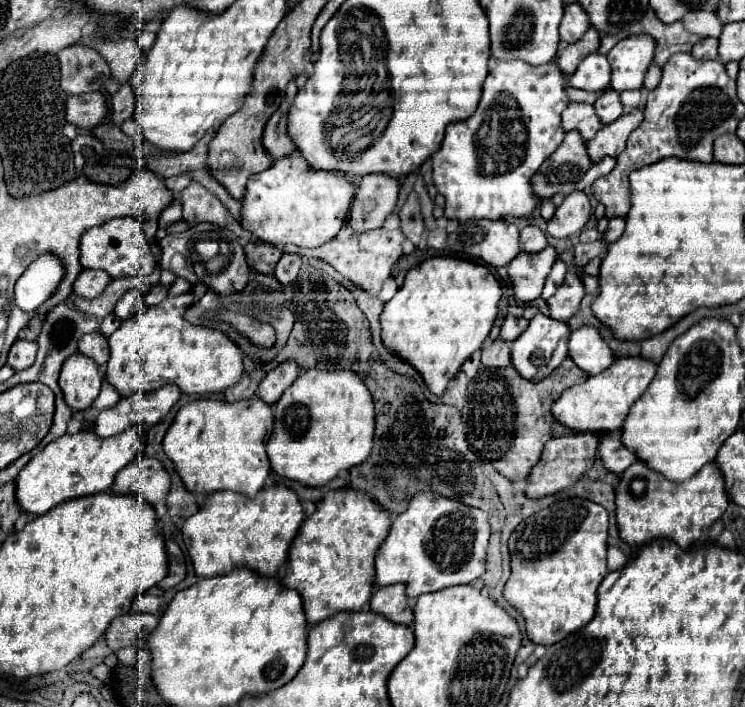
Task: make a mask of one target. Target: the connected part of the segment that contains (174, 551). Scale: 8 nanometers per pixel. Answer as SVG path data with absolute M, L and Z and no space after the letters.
M166 540L166 556L168 556L168 574L162 582L158 582L158 586L162 590L168 590L172 586L176 586L184 576L186 576L186 566L184 566L184 554L178 548L176 542Z

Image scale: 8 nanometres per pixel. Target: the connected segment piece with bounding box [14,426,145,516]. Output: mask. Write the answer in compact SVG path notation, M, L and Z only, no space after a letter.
M130 426L128 430L104 440L98 438L94 432L78 432L64 434L58 440L50 442L20 470L14 482L16 502L20 510L26 514L42 516L66 500L106 492L112 486L116 472L122 470L128 462L132 462L134 456L144 450L142 430L142 426Z

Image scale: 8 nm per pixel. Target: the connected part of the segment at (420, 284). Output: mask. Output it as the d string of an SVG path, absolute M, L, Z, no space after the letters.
M450 256L428 258L406 274L402 288L394 294L390 302L386 302L384 312L380 316L382 342L400 360L412 364L420 372L426 388L432 394L442 396L442 392L446 390L446 384L460 372L462 364L476 350L482 348L482 342L486 340L496 320L500 298L502 298L502 288L486 266L468 262L468 260L450 258Z

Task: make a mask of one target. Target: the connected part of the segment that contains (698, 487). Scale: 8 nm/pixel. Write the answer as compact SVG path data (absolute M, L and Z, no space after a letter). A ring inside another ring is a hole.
M634 462L620 476L620 482L616 486L616 522L622 542L628 546L642 546L656 538L668 538L686 550L694 546L700 540L702 532L724 514L726 506L728 496L714 462L704 466L698 474L682 484L668 482L666 478L660 478L660 474L648 470L642 462ZM634 480L644 482L644 490L638 494L632 492Z

